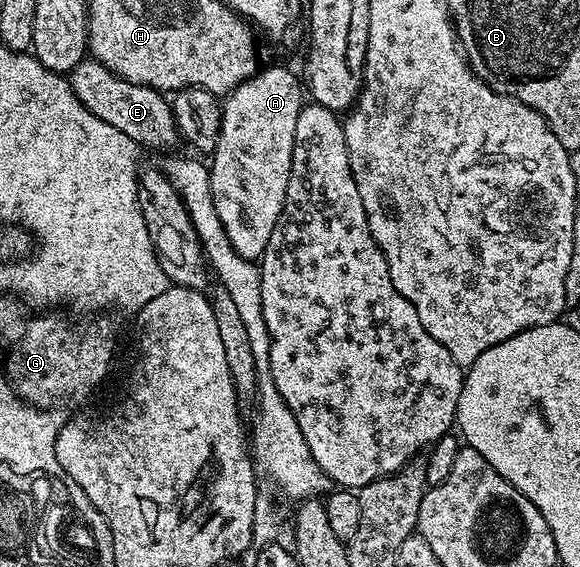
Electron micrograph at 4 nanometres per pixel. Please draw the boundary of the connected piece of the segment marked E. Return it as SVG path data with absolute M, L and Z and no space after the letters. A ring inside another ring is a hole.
M93 57L78 63L69 74L70 87L77 99L90 113L108 125L115 126L138 146L152 149L170 149L180 141L173 106L153 87L136 85L112 73L107 66Z

